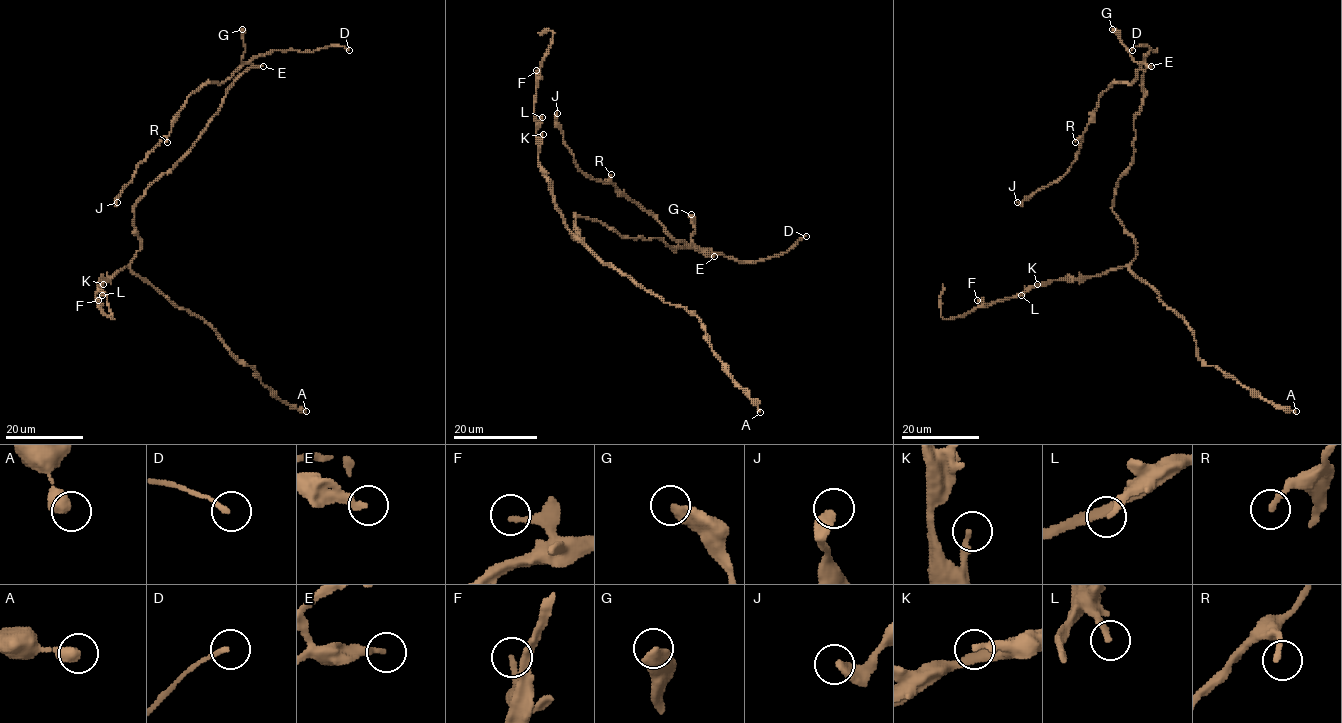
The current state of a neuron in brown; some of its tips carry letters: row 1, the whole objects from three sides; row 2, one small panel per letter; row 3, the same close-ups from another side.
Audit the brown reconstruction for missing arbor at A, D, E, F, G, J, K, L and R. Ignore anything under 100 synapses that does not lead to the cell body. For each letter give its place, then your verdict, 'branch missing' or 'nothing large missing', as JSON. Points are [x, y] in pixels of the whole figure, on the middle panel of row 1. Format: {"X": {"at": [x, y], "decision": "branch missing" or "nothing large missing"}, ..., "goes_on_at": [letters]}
{"A": {"at": [760, 412], "decision": "nothing large missing"}, "D": {"at": [806, 236], "decision": "nothing large missing"}, "E": {"at": [714, 256], "decision": "nothing large missing"}, "F": {"at": [536, 70], "decision": "nothing large missing"}, "G": {"at": [691, 214], "decision": "nothing large missing"}, "J": {"at": [557, 113], "decision": "nothing large missing"}, "K": {"at": [543, 134], "decision": "nothing large missing"}, "L": {"at": [542, 117], "decision": "nothing large missing"}, "R": {"at": [611, 174], "decision": "nothing large missing"}, "goes_on_at": []}

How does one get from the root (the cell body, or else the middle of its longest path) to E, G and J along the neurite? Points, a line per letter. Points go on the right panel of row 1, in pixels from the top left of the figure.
E: (1120, 176), (1132, 161), (1134, 117), (1145, 95), (1143, 73), (1151, 66)
G: (1120, 176), (1133, 157), (1134, 117), (1145, 95), (1142, 78), (1147, 64), (1134, 60), (1112, 29)
J: (1120, 176), (1133, 157), (1145, 62), (1131, 83), (1113, 83), (1102, 93), (1071, 167), (1017, 202)

